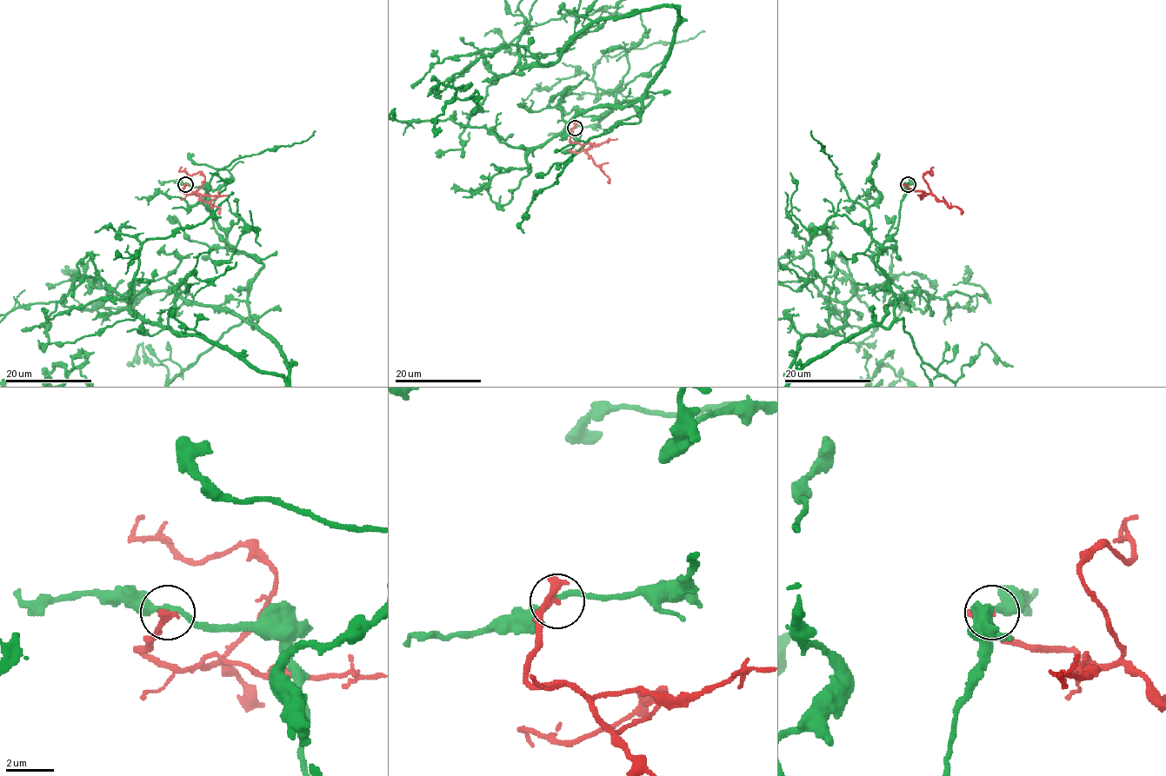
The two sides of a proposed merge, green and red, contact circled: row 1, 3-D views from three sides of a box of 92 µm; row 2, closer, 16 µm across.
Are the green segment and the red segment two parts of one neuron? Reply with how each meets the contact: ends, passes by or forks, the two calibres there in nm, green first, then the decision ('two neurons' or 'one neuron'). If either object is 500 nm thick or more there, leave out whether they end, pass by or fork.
green passes by; red ends; calibres 260 and 320 nm; two neurons

